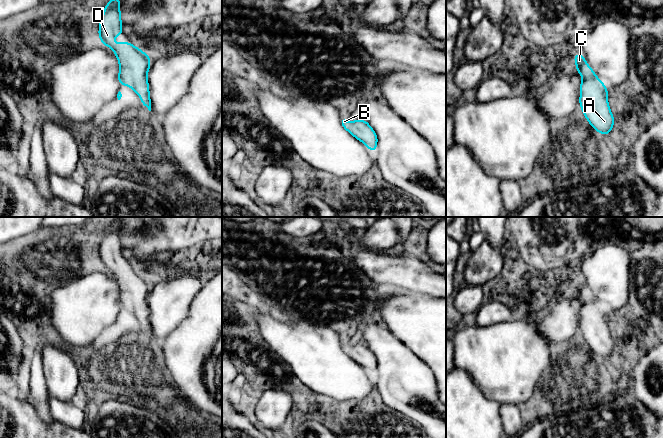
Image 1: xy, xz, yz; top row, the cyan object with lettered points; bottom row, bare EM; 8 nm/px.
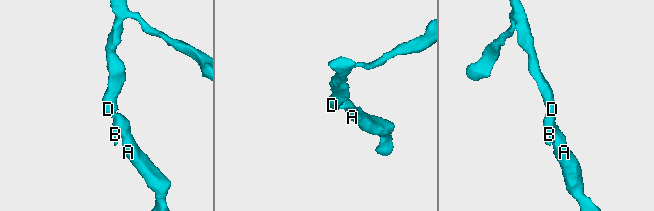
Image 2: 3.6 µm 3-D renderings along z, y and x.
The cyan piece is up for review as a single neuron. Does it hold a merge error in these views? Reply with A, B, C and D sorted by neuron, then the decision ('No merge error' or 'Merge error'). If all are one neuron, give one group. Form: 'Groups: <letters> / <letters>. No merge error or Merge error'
Groups: A B C D. No merge error

